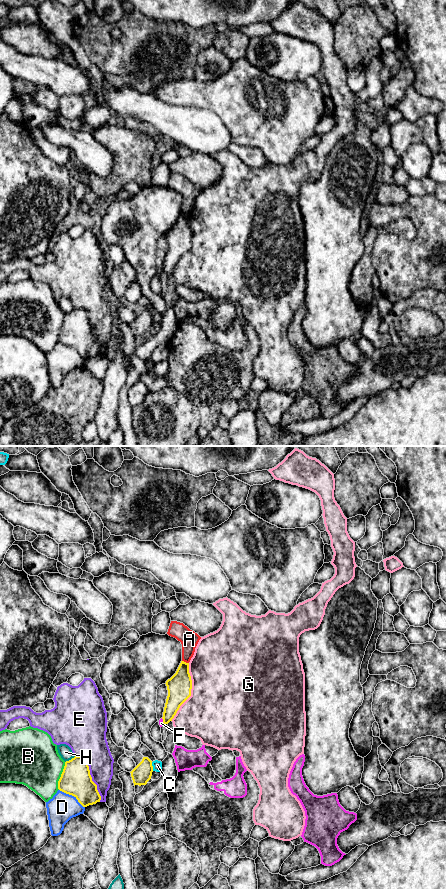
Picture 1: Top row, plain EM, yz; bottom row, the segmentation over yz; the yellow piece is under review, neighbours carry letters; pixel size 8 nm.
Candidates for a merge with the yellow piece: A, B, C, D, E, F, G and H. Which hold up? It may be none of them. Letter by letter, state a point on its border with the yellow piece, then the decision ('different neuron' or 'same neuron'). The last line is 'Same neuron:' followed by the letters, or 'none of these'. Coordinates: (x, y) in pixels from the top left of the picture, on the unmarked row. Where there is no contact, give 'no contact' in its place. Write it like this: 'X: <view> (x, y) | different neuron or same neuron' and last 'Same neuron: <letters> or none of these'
A: yz (185, 214) | different neuron
B: yz (61, 328) | different neuron
C: yz (152, 318) | different neuron
D: yz (72, 347) | different neuron
E: yz (90, 327) | different neuron
F: yz (163, 273) | different neuron
G: yz (190, 244) | different neuron
H: yz (71, 311) | different neuron
Same neuron: none of these

